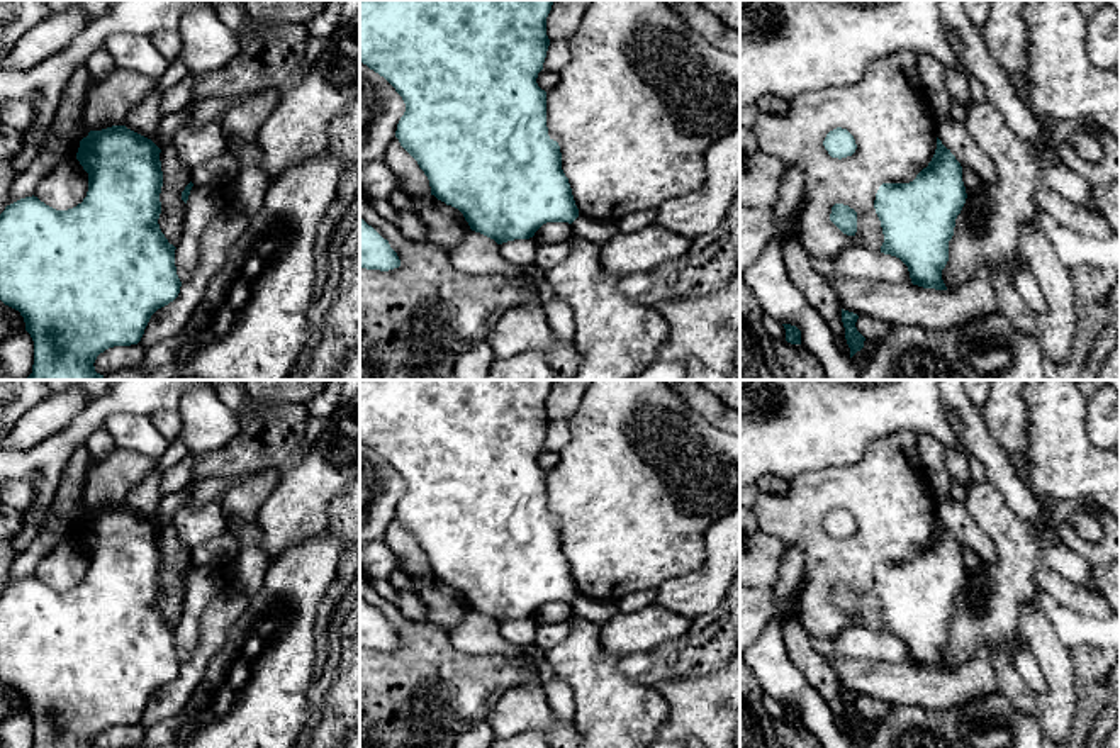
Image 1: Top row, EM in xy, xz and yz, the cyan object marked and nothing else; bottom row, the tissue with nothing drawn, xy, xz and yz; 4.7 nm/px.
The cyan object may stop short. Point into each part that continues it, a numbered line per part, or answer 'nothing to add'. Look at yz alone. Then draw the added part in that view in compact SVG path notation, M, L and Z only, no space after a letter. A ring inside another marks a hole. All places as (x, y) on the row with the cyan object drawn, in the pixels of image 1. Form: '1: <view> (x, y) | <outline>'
nothing to add

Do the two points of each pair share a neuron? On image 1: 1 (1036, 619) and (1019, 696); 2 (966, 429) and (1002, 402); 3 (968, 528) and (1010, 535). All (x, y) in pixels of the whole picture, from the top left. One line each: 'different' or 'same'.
1: same
2: different
3: different

